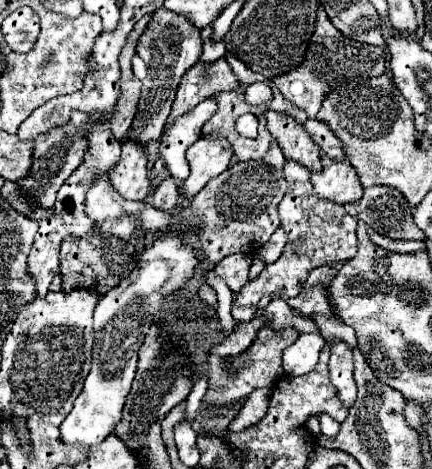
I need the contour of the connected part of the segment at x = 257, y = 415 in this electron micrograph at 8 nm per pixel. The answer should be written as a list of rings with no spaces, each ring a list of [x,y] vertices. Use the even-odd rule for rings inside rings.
[[[272,388],[254,390],[254,392],[246,398],[246,402],[244,402],[244,406],[240,408],[238,416],[230,422],[228,430],[240,432],[240,430],[244,430],[244,428],[250,428],[254,422],[258,422],[258,420],[266,414],[270,394],[272,394]]]

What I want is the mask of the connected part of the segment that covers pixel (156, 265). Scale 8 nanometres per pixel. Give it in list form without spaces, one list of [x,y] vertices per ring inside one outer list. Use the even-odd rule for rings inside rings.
[[[172,232],[158,238],[140,256],[138,272],[124,278],[114,290],[100,298],[94,310],[94,348],[92,368],[84,380],[84,388],[74,402],[72,412],[60,424],[60,442],[66,446],[90,446],[100,444],[114,426],[122,420],[130,382],[134,380],[138,348],[142,346],[148,328],[154,320],[154,312],[160,310],[162,298],[182,288],[192,276],[198,260],[190,246],[184,246]],[[168,284],[168,286],[166,286]]]

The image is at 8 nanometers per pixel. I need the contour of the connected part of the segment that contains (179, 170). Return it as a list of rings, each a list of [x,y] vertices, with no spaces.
[[[208,96],[192,112],[178,118],[176,124],[162,136],[160,154],[174,180],[182,182],[188,176],[186,150],[202,136],[202,126],[216,114],[216,110],[218,102],[214,100],[214,96]]]

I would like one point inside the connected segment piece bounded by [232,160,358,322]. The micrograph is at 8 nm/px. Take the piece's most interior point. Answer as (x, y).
(318, 232)

